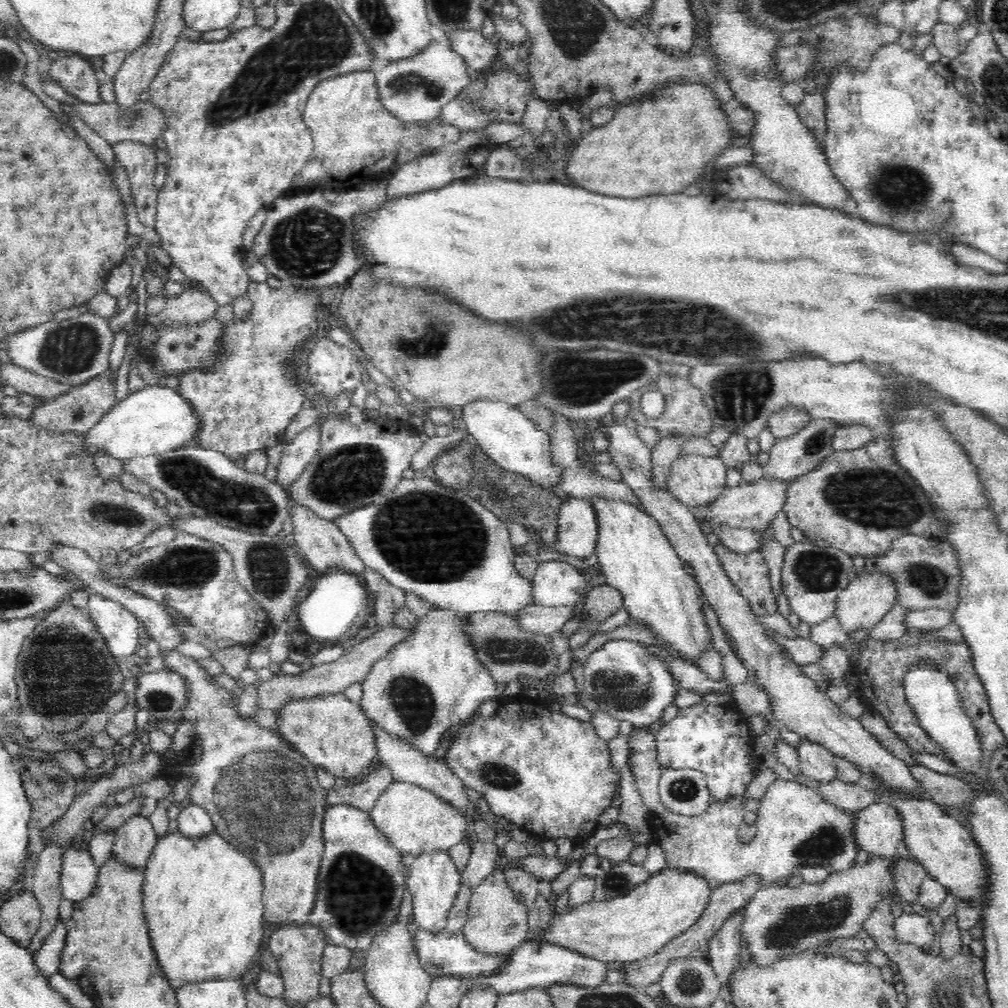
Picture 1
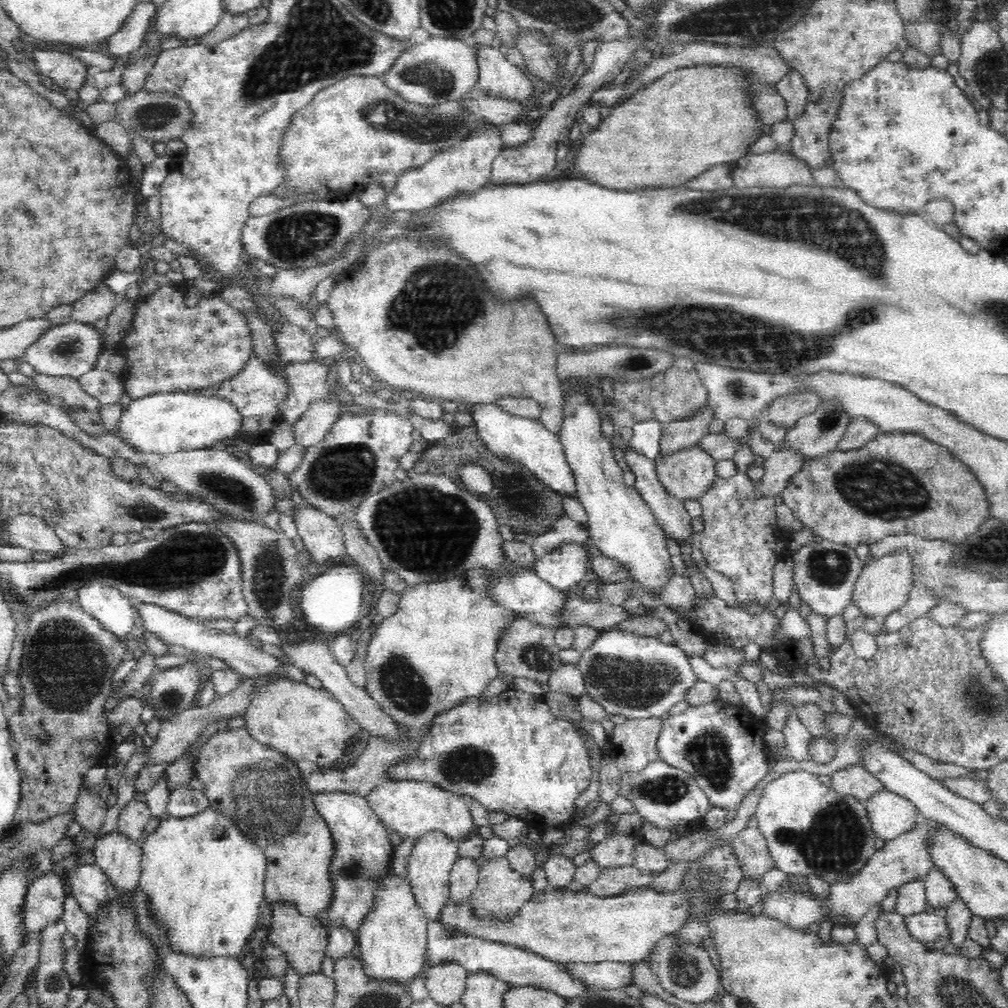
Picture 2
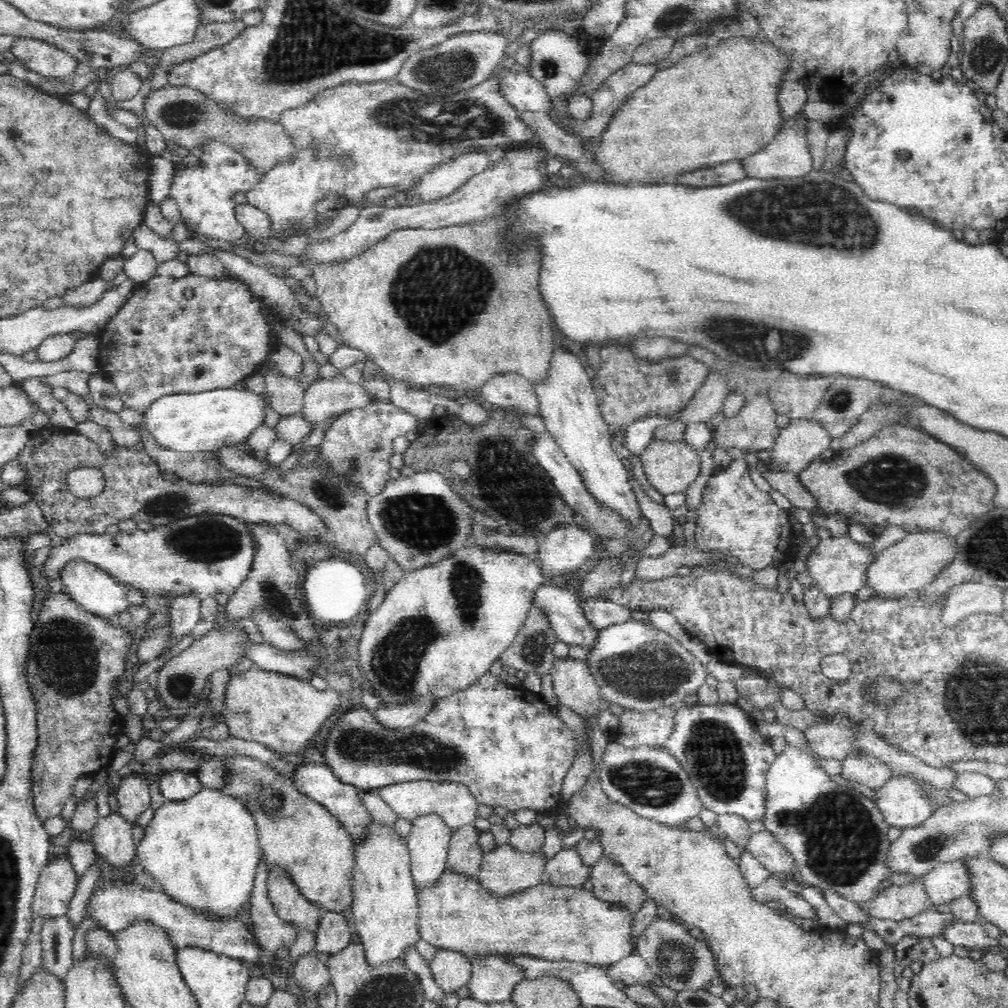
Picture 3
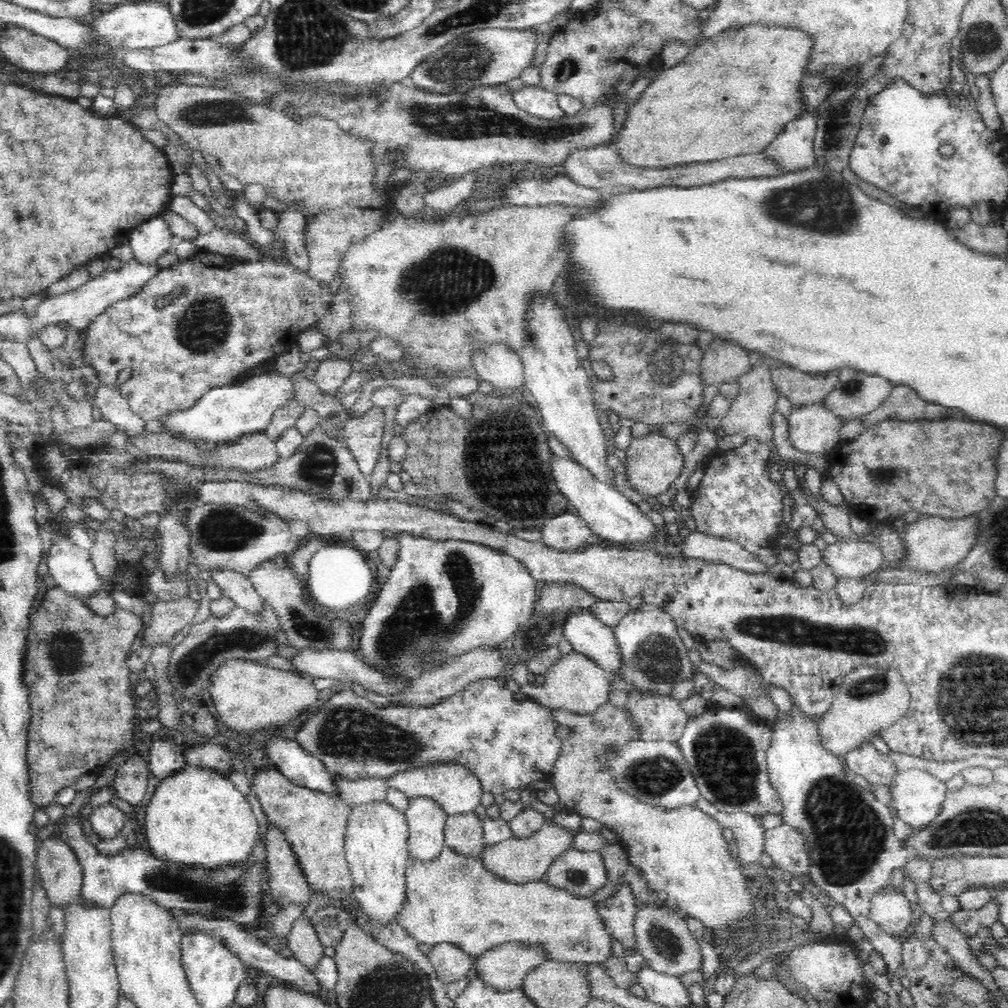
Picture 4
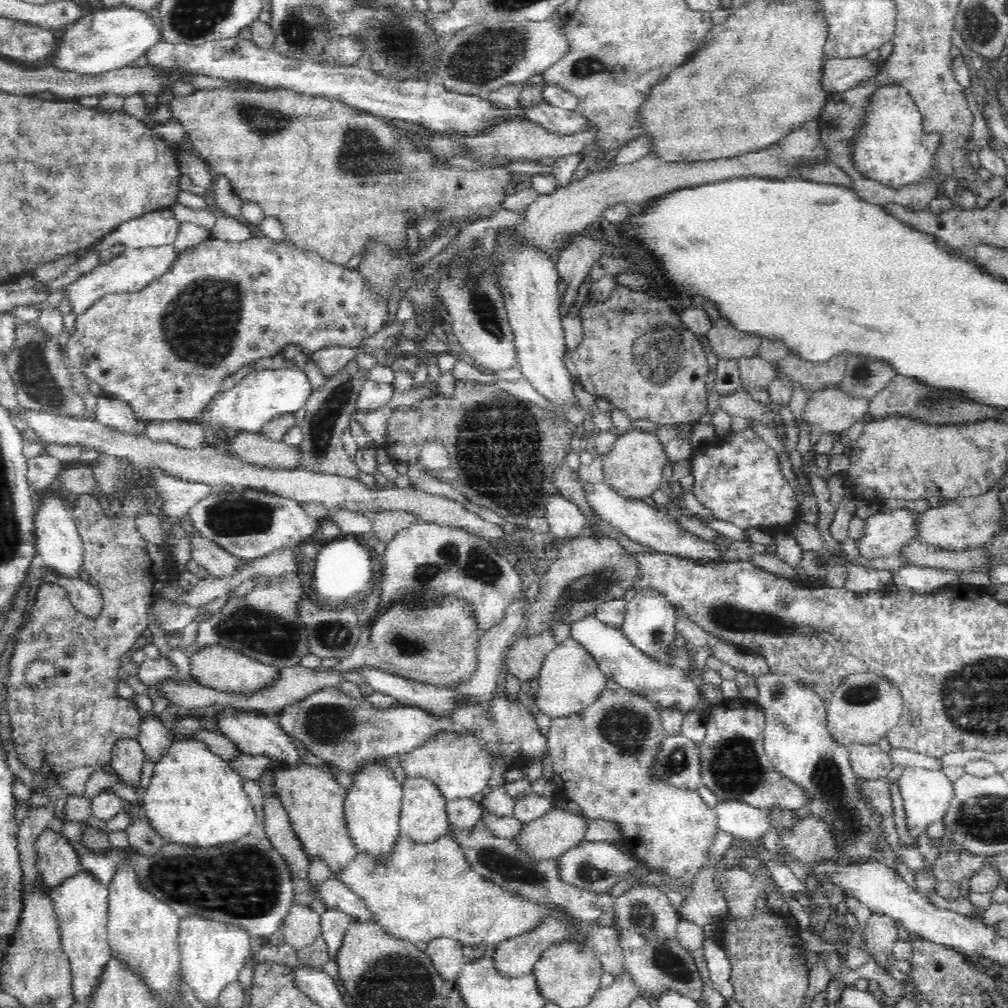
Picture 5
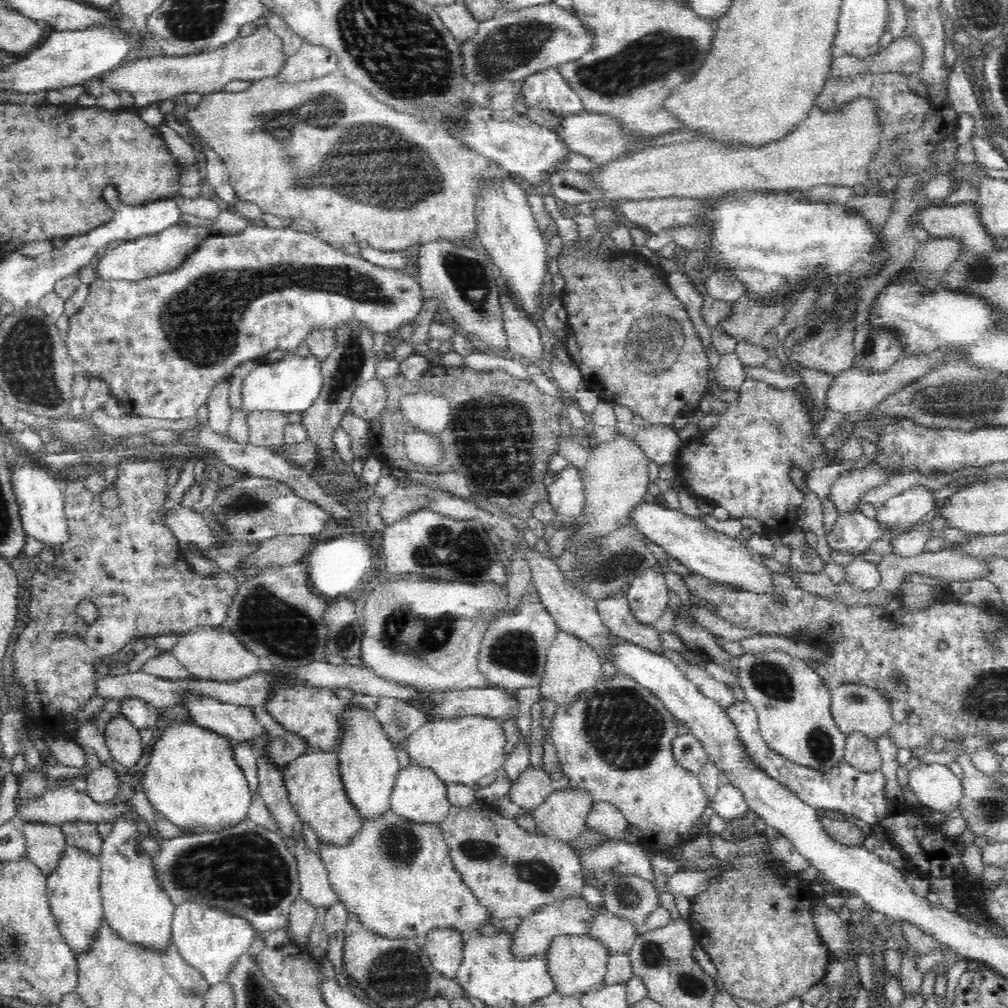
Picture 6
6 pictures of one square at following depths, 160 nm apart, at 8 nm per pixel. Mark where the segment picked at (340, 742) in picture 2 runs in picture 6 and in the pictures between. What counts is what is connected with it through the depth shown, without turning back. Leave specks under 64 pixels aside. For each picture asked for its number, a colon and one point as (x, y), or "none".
3: (285, 713)
4: (250, 697)
5: (220, 667)
6: (210, 652)

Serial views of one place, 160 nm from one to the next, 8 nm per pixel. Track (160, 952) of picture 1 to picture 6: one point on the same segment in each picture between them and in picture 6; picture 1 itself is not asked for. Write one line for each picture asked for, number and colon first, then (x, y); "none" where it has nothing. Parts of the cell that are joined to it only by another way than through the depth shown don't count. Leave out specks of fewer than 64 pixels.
2: (205, 878)
3: (204, 850)
4: (197, 816)
5: (194, 797)
6: (193, 779)

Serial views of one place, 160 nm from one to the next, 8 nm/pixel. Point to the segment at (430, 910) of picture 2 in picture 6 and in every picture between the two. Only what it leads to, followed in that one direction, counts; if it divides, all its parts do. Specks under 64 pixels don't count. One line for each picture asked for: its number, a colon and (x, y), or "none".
3: (428, 841)
4: (426, 818)
5: (423, 816)
6: (418, 794)

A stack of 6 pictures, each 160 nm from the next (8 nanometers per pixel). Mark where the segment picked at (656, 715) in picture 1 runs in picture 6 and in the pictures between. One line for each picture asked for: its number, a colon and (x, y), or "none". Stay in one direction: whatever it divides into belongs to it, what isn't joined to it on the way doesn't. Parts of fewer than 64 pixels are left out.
2: (638, 676)
3: (637, 666)
4: (655, 658)
5: (649, 624)
6: (648, 597)

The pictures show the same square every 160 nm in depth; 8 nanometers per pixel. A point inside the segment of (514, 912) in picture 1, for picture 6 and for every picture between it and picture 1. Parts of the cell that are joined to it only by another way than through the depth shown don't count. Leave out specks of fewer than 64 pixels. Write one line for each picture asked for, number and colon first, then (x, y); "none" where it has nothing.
2: (501, 890)
3: (505, 870)
4: (519, 859)
5: (549, 836)
6: (562, 815)

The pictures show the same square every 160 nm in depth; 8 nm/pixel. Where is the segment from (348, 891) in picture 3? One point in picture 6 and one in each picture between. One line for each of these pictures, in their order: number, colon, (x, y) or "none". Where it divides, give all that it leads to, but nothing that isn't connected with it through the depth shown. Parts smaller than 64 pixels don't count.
4: (314, 821)
5: (315, 800)
6: (316, 790)

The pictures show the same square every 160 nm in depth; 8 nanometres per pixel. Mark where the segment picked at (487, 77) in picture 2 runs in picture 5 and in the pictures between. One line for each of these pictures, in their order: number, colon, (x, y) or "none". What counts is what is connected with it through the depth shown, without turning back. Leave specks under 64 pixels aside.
3: (528, 95)
4: (538, 102)
5: (561, 122)

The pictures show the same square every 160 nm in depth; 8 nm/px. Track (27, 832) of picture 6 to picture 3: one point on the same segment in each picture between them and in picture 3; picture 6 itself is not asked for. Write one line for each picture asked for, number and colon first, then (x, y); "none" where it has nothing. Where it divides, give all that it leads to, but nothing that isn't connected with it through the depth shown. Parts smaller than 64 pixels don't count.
3: (58, 881)
4: (61, 874)
5: (56, 859)

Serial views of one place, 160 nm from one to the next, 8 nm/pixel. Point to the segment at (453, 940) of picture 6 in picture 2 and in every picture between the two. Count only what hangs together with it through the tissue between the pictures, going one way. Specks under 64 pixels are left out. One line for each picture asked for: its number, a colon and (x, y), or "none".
2: (446, 981)
3: (452, 969)
4: (450, 963)
5: (446, 953)

